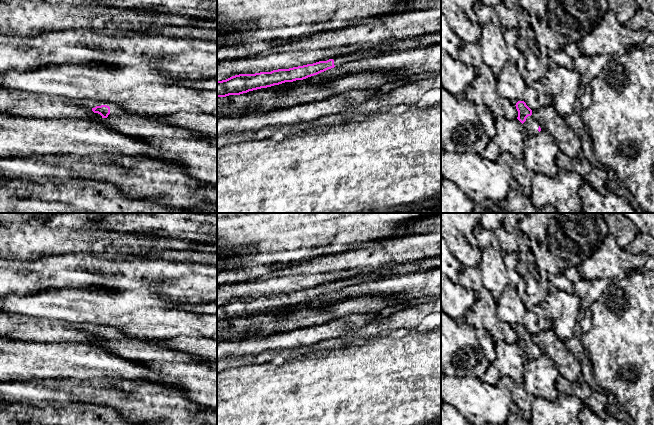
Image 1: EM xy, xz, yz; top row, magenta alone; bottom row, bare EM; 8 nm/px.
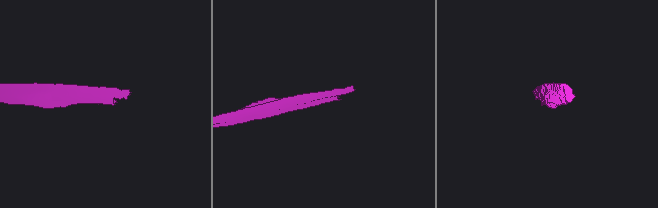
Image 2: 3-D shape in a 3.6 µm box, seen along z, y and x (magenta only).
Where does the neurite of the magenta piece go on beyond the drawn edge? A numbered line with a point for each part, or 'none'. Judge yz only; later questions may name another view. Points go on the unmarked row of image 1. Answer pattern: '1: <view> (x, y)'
1: yz (531, 350)

